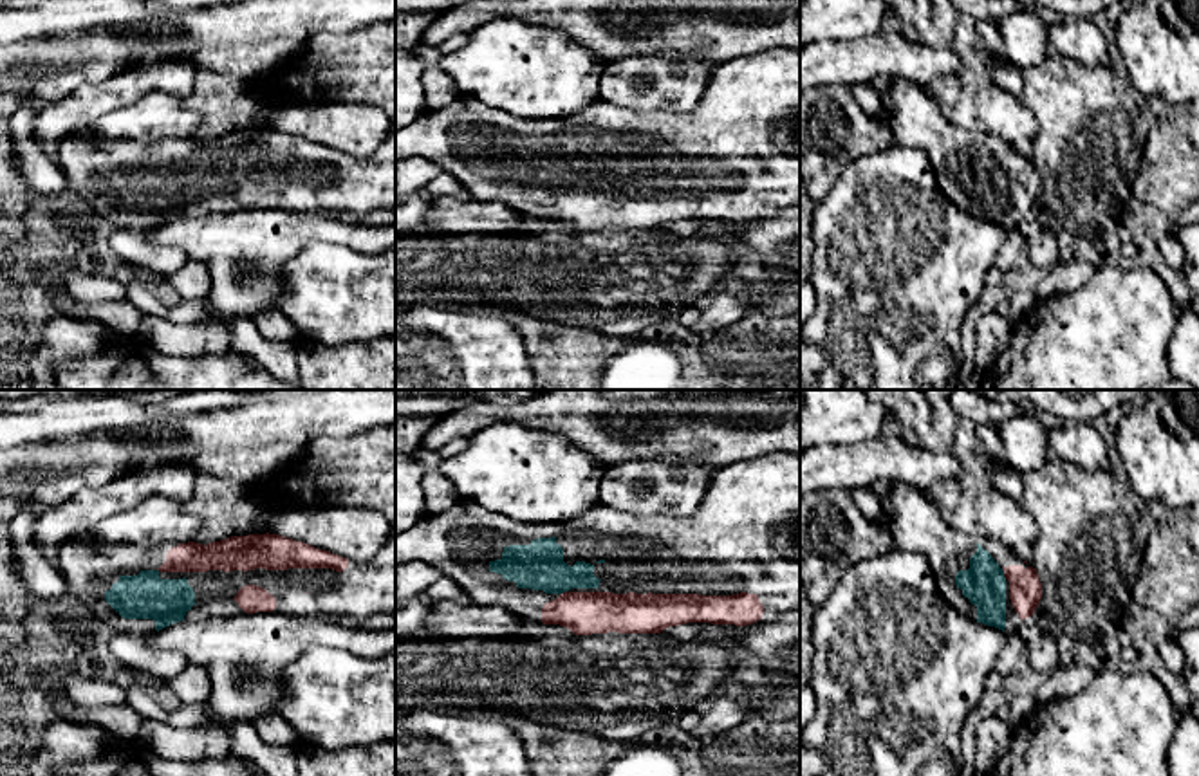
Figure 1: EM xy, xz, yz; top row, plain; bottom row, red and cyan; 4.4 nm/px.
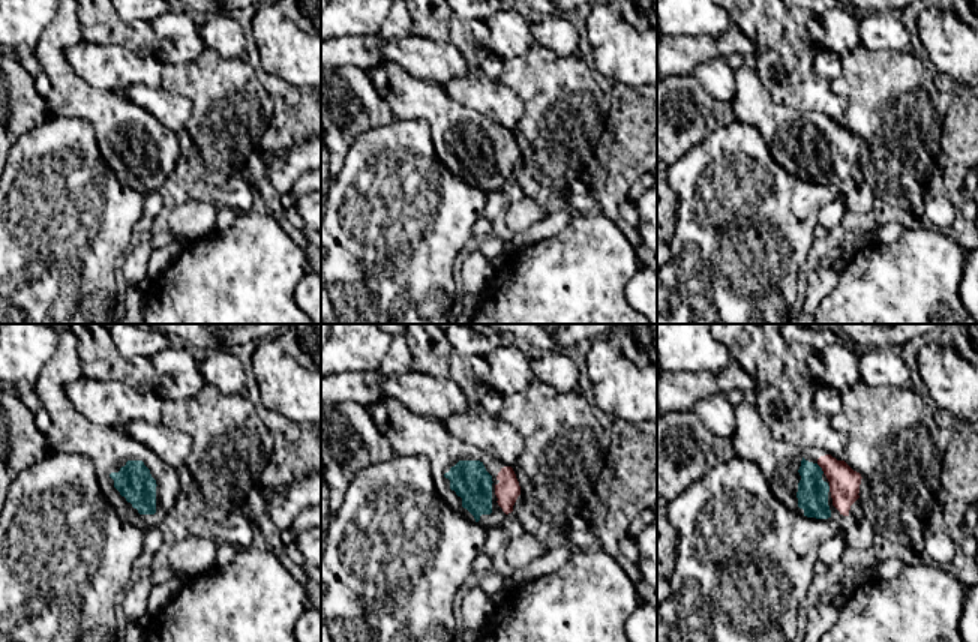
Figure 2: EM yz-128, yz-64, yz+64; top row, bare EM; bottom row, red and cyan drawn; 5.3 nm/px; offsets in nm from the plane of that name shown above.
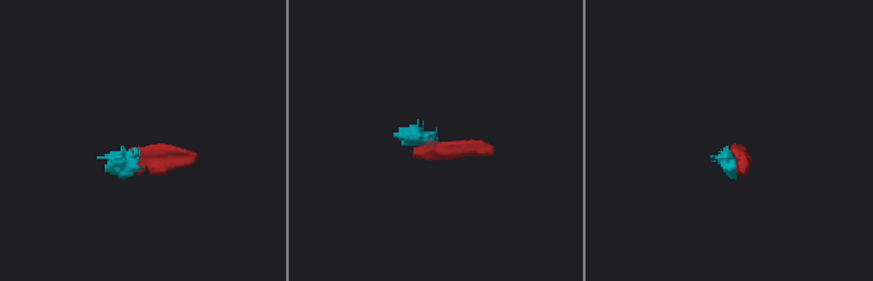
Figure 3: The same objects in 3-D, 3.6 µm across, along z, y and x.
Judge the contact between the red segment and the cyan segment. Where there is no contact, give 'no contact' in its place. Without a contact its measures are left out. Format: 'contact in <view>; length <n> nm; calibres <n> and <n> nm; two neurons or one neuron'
contact in xz; length 40 nm; calibres 190 and 220 nm; one neuron

